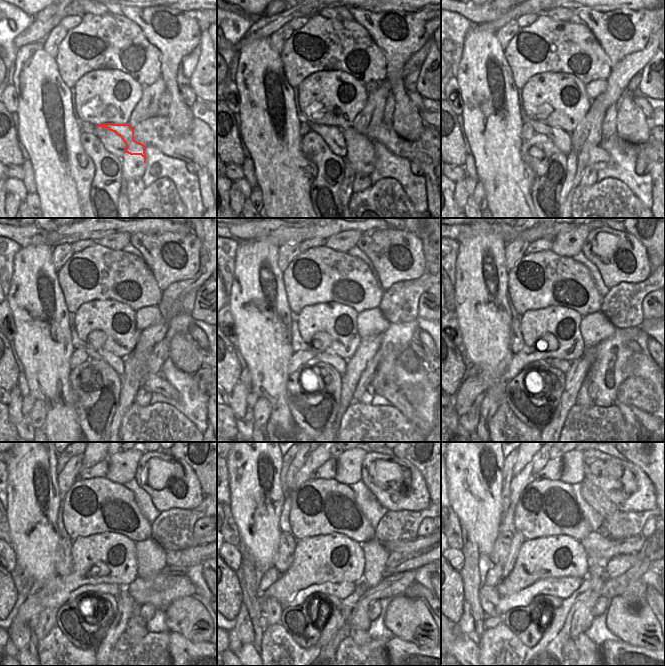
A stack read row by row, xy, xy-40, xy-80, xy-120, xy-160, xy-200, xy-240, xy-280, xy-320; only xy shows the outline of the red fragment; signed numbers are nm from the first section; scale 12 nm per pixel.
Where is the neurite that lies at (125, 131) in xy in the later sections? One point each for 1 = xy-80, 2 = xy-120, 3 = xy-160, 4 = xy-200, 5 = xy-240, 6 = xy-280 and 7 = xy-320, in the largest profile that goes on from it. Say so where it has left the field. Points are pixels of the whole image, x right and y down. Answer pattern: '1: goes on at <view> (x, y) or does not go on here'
1: goes on at xy-80 (600, 157)
2: goes on at xy-120 (154, 382)
3: goes on at xy-160 (392, 392)
4: goes on at xy-200 (638, 421)
5: goes on at xy-240 (178, 645)
6: goes on at xy-280 (396, 645)
7: goes on at xy-320 (609, 645)

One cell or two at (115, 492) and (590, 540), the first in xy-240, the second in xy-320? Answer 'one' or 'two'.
two

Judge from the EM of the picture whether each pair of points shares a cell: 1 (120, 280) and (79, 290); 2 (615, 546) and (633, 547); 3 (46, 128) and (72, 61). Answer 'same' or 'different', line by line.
1: same
2: same
3: different

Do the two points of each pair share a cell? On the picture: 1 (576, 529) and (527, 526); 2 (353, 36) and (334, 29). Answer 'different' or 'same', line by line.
1: same
2: same

